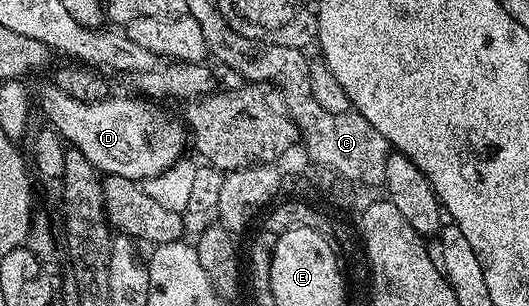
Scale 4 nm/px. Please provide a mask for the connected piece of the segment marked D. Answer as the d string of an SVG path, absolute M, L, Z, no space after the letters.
M46 80L38 94L36 90L36 106L50 121L47 123L73 149L84 152L84 156L88 156L103 175L126 177L141 184L146 178L158 176L184 158L186 146L188 150L188 130L181 117L173 118L153 101L135 97L109 96L99 102L76 100L62 92L52 80Z

